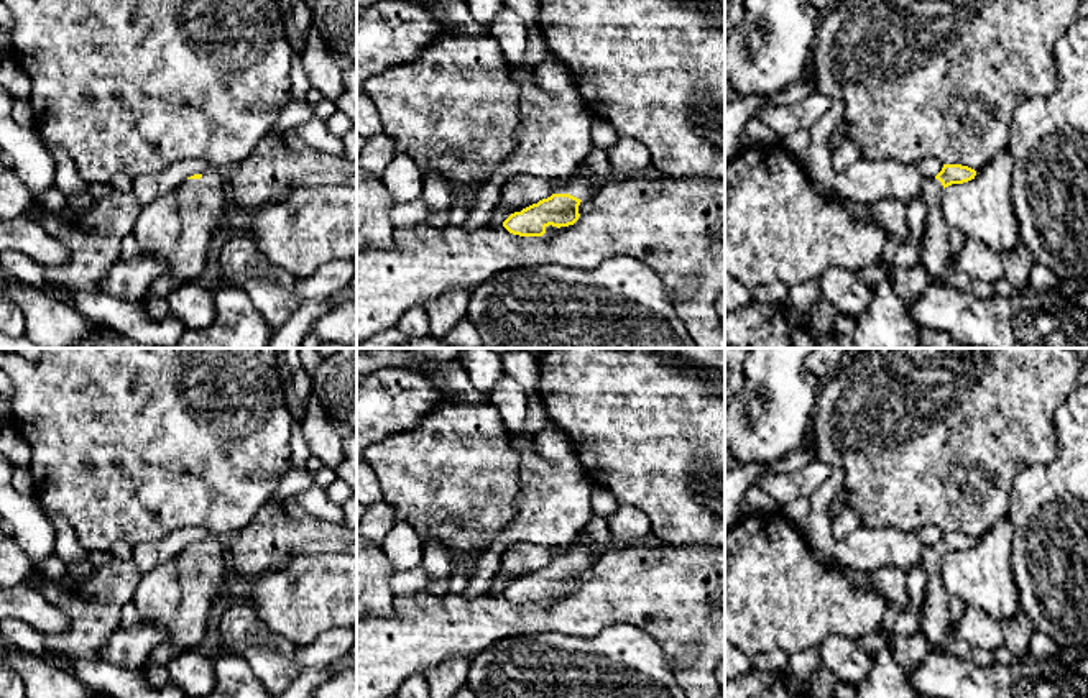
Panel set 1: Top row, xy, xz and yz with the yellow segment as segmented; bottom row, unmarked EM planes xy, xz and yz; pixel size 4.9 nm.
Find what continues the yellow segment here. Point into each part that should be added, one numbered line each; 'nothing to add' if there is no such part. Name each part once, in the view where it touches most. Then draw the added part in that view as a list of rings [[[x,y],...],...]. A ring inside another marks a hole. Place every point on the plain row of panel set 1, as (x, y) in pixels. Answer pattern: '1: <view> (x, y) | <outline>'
1: xz (580, 555) | [[[595,544],[595,545],[559,545],[554,547],[557,552],[554,562],[570,562],[580,568],[593,565],[606,550],[606,545]]]

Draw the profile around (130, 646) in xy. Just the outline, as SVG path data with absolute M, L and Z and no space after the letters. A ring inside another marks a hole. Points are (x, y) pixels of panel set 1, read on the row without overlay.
M135 624L118 627L102 647L100 659L128 668L141 668L150 654L168 641L159 626Z

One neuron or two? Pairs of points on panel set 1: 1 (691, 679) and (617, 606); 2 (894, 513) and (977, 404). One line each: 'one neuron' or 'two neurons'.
1: one neuron
2: one neuron

